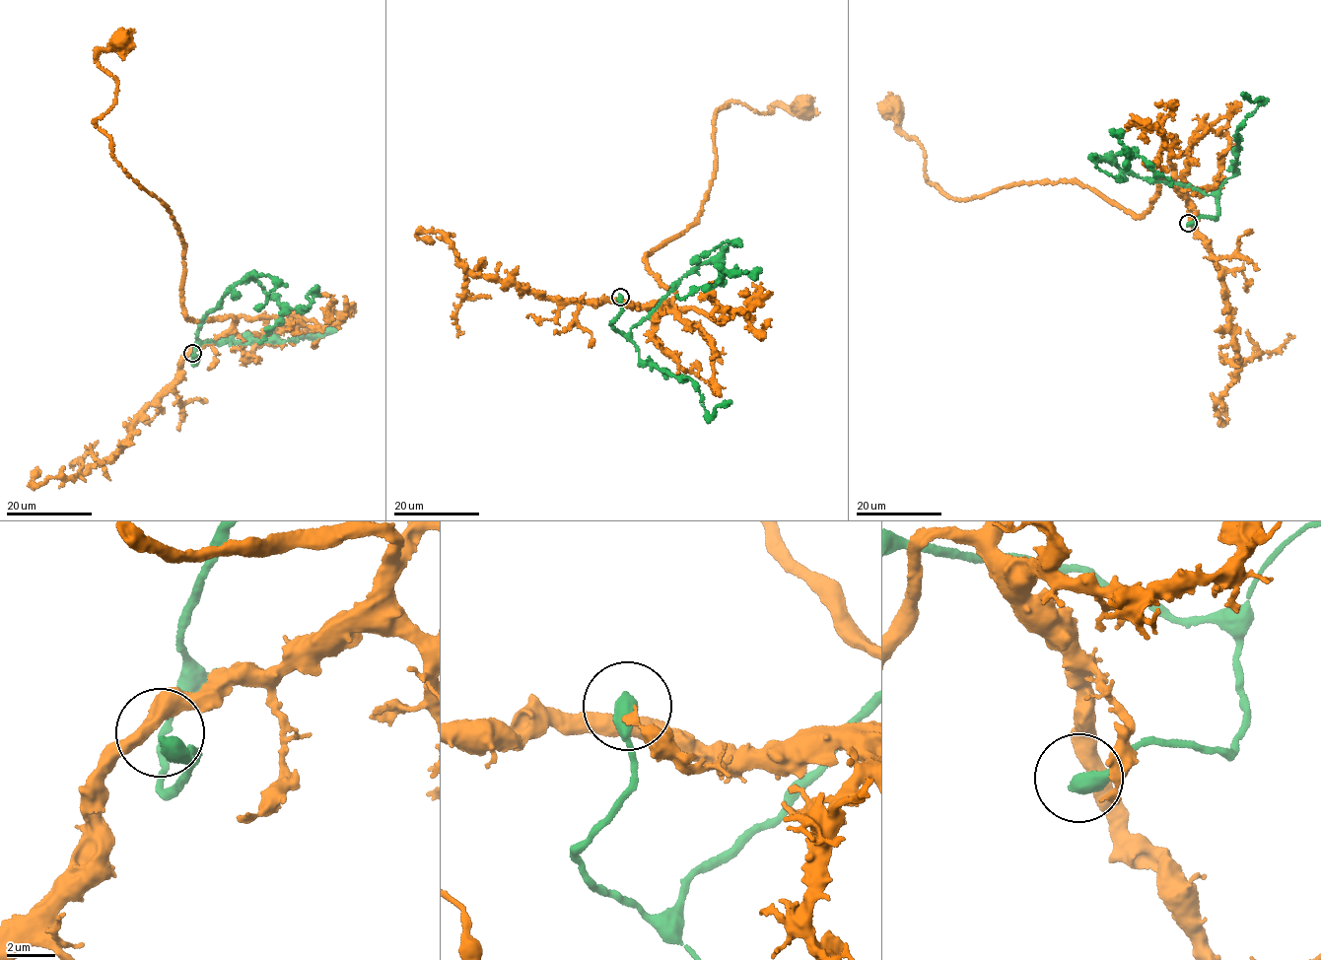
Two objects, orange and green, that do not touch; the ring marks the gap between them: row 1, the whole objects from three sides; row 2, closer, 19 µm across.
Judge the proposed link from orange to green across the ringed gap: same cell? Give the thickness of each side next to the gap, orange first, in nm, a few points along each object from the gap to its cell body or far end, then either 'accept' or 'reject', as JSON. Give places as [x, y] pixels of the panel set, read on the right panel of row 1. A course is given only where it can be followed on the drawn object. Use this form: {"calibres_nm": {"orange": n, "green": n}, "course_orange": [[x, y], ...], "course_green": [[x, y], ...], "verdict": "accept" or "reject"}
{"calibres_nm": {"orange": 500, "green": 480}, "course_orange": [[1190, 221], [1188, 204], [1162, 179], [1136, 217], [1073, 181], [955, 200], [926, 179], [924, 149], [891, 106]], "course_green": [[1188, 223], [1216, 217], [1217, 198], [1118, 168], [1113, 155], [1135, 155], [1128, 158], [1109, 130]], "verdict": "reject"}

